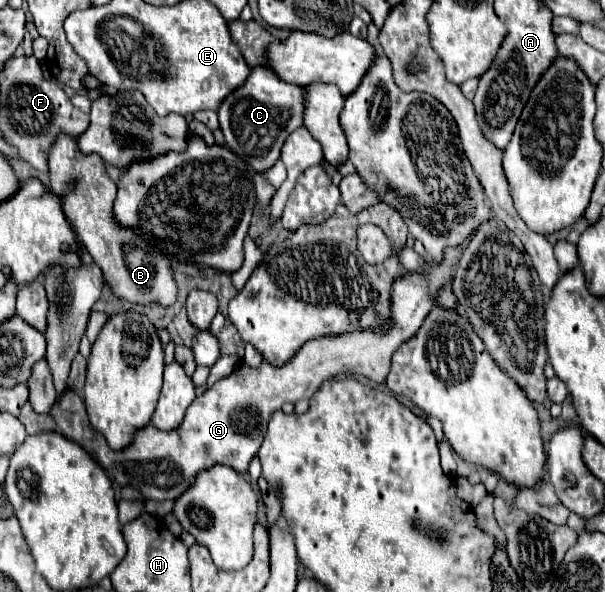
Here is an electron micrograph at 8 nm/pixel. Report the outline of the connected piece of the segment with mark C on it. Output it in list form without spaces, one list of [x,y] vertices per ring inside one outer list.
[[[258,66],[252,68],[248,80],[230,92],[220,108],[220,128],[226,138],[226,146],[236,152],[248,166],[258,172],[268,170],[278,158],[280,148],[290,132],[302,126],[302,112],[304,112],[304,92],[296,84],[282,82],[270,70]]]

